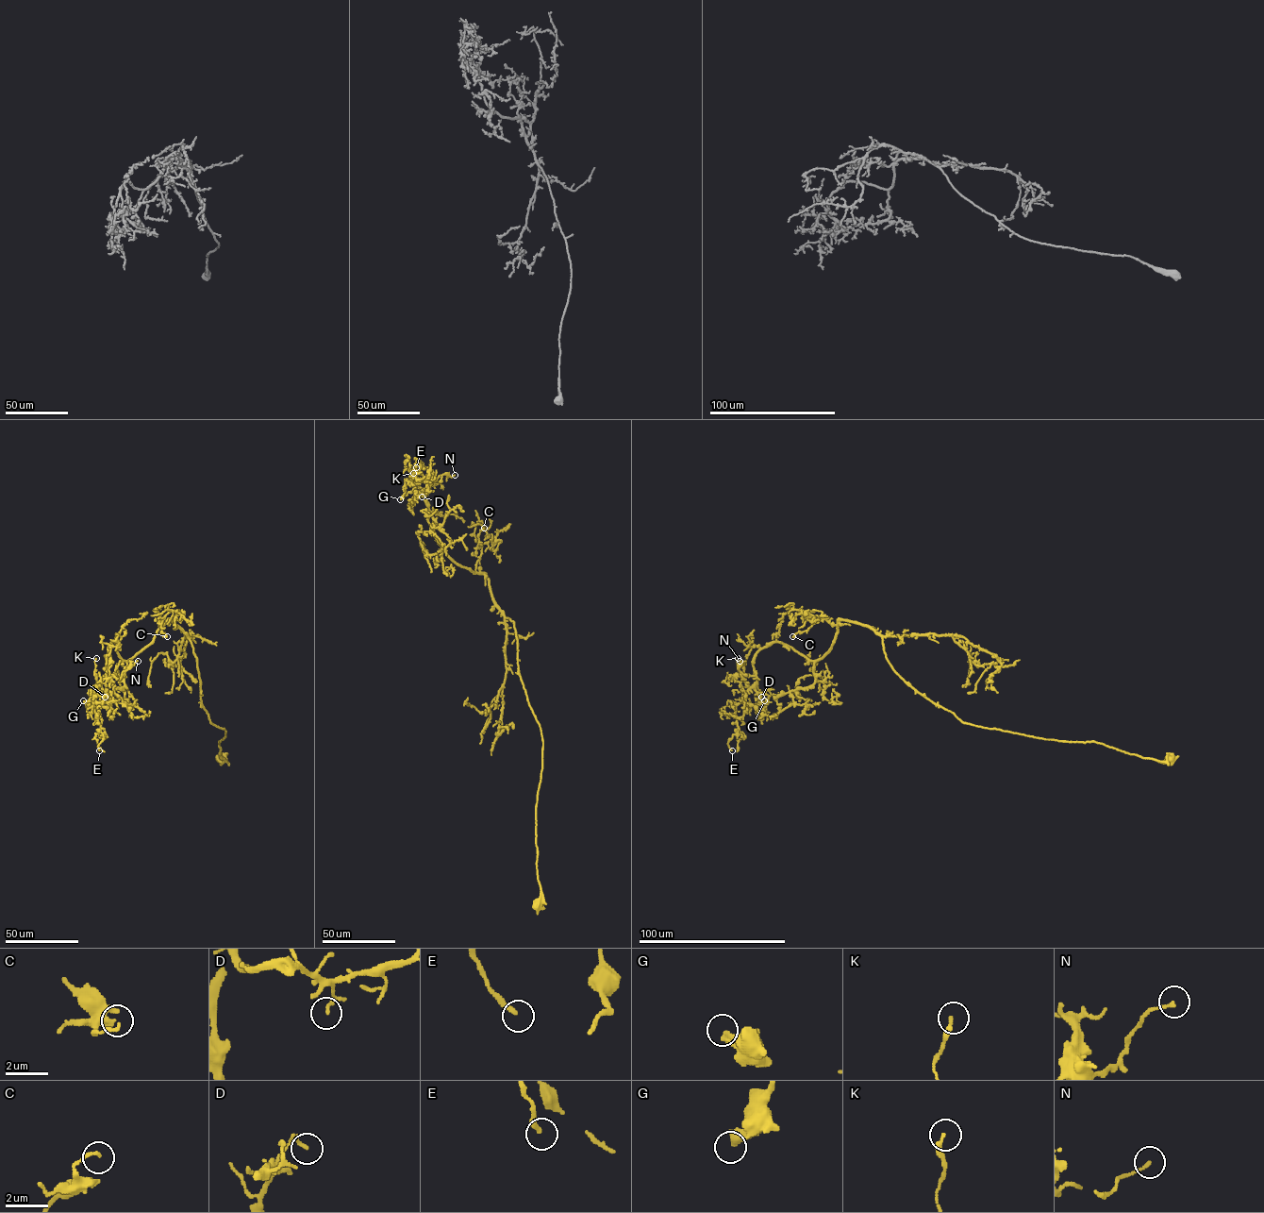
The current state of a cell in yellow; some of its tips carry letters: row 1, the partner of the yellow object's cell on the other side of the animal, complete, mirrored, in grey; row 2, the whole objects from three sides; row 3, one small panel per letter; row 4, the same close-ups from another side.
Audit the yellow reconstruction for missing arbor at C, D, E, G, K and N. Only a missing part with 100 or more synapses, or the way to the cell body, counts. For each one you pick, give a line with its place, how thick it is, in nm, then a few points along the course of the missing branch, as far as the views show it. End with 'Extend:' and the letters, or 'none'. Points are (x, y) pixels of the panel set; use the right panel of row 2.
Extend: none

